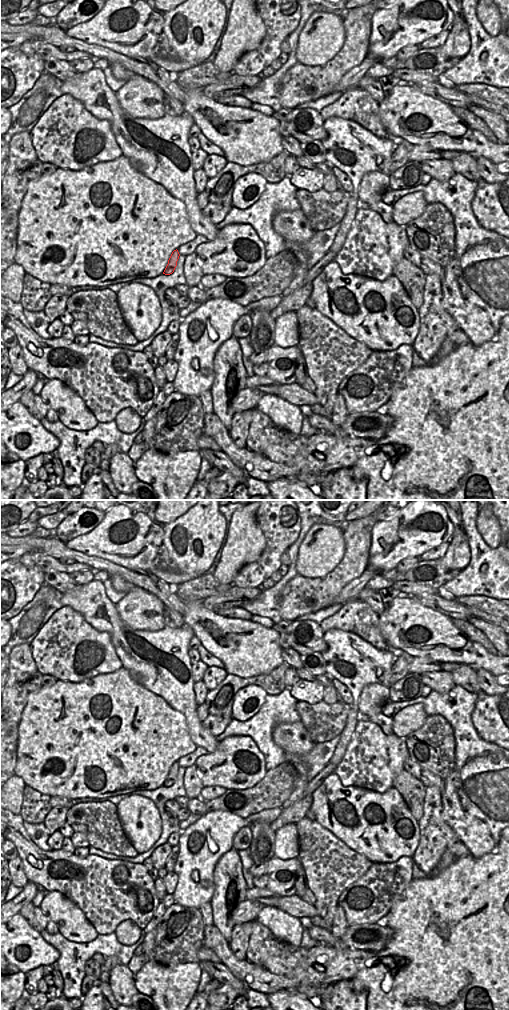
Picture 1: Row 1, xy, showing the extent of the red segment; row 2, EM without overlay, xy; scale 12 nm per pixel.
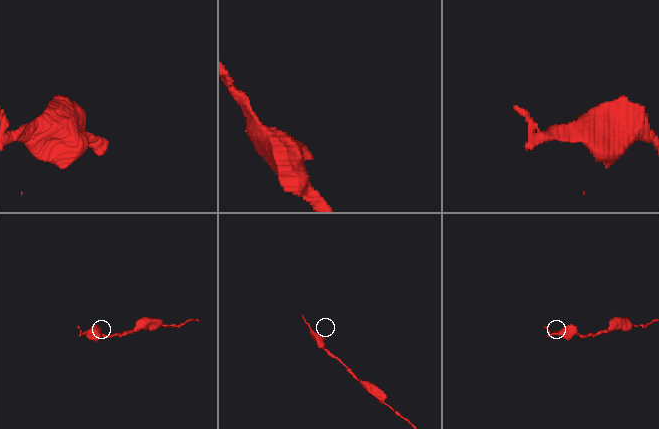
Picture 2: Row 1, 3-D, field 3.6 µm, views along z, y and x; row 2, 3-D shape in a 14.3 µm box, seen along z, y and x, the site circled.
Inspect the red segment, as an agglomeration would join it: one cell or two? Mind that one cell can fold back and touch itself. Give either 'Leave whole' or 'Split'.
Leave whole

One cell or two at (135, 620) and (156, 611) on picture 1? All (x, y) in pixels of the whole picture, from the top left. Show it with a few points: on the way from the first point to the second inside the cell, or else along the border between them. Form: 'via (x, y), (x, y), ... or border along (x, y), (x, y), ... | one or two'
via (140, 615), (144, 611), (151, 611) | one

